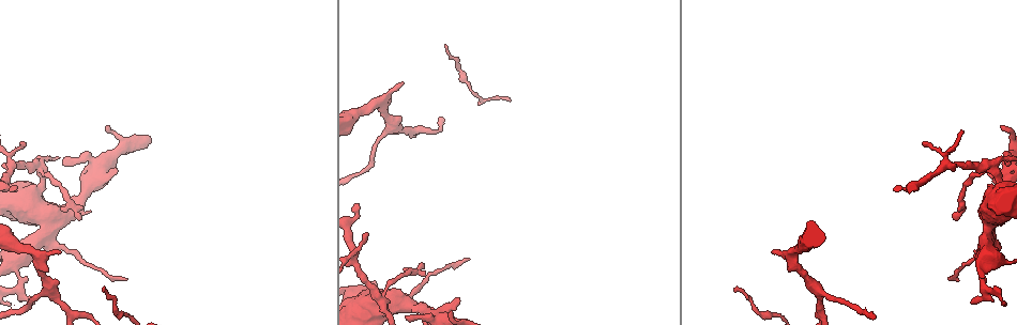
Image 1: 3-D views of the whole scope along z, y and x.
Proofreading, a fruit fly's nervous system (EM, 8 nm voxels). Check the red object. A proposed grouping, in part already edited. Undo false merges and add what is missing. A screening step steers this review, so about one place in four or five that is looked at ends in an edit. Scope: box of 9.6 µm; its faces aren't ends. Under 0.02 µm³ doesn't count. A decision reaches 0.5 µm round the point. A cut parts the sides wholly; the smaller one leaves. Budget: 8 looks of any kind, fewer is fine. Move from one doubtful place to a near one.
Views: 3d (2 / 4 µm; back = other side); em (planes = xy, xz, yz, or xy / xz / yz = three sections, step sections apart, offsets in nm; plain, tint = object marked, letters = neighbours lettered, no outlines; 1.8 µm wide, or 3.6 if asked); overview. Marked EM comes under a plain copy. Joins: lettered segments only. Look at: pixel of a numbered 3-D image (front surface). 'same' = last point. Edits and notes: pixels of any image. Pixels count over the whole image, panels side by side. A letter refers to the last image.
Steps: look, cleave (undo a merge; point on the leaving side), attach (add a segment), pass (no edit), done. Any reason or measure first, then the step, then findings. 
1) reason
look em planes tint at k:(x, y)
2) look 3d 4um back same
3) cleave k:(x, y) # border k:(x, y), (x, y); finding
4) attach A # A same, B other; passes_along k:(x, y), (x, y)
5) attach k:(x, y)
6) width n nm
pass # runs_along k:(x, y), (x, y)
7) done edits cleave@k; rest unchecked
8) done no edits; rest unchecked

end of a long branch
look em yz step 16 letters at 1:(467, 259)

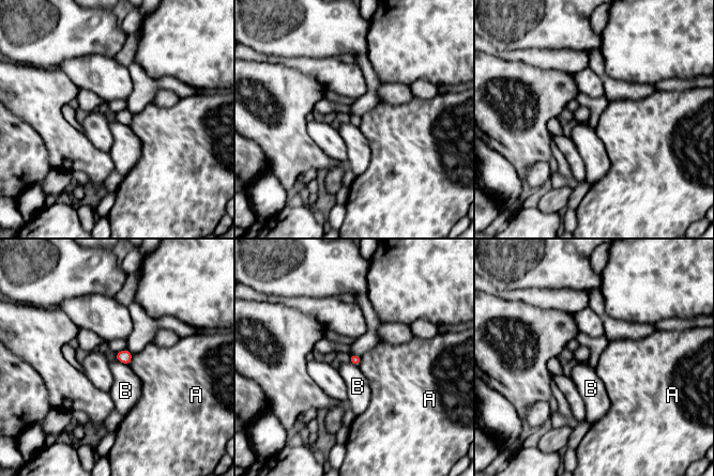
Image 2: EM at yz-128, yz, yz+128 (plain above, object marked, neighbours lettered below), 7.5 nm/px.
pass # A other, B other; no lettered segment goes on from it

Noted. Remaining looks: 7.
branch point
look em xz step 16 tint at 1:(1004, 169)

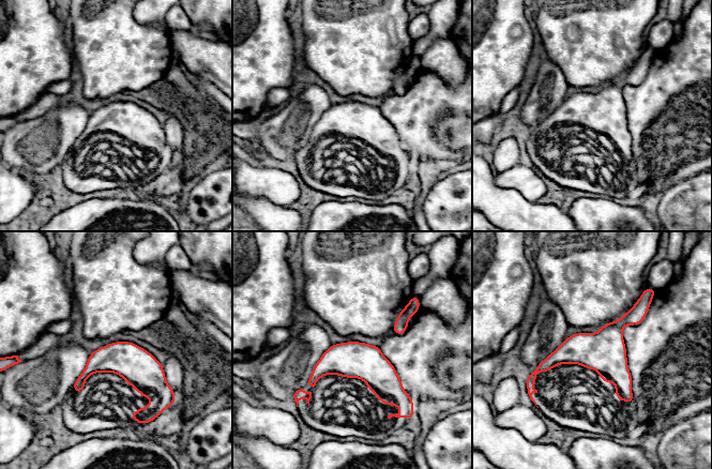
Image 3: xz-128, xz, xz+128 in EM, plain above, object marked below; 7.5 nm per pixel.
another direction
look em planes letters same

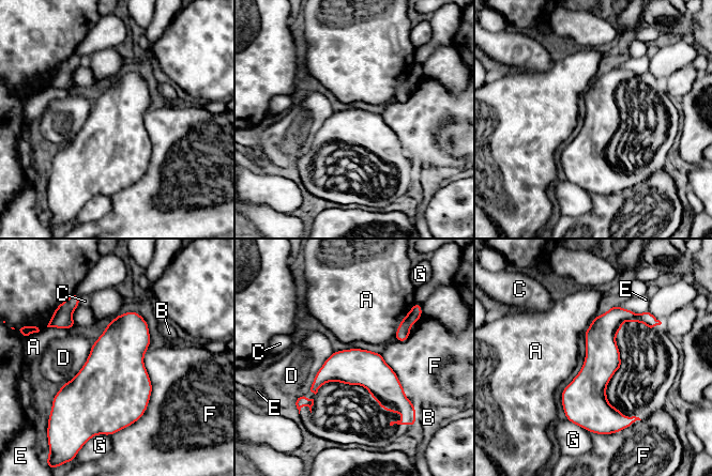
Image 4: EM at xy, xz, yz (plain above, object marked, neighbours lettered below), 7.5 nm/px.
pass # A other, B other, C other, D other, E other, F other, G other; runs_along 4:(642, 317), (622, 317), (601, 338), (589, 423); all the same neuron

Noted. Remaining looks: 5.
branch stops here
look 3d 4um at 1:(404, 83)

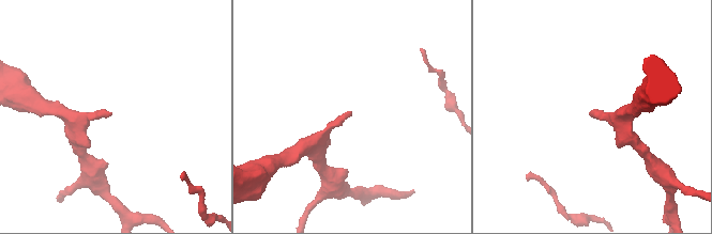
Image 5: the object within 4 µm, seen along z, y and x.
shape alone is not enough
look em planes letters at 5:(350, 114)

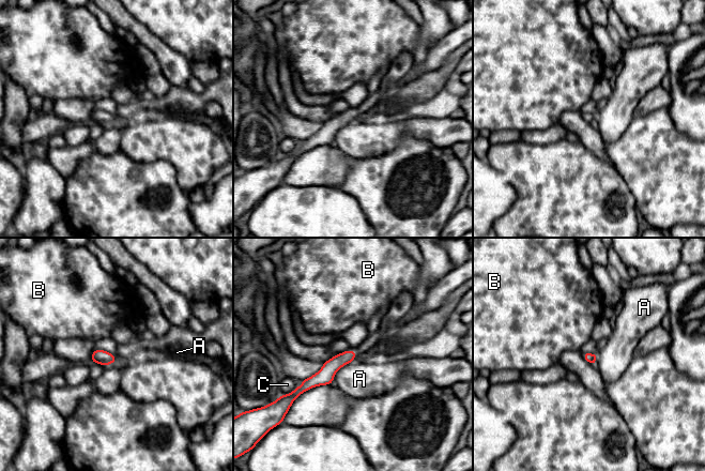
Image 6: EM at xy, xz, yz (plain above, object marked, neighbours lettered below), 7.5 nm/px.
pass # A other, B other, C other; runs_along 6:(353, 353), (299, 391); none of them fits

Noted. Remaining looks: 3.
done no edits; rest unchecked

